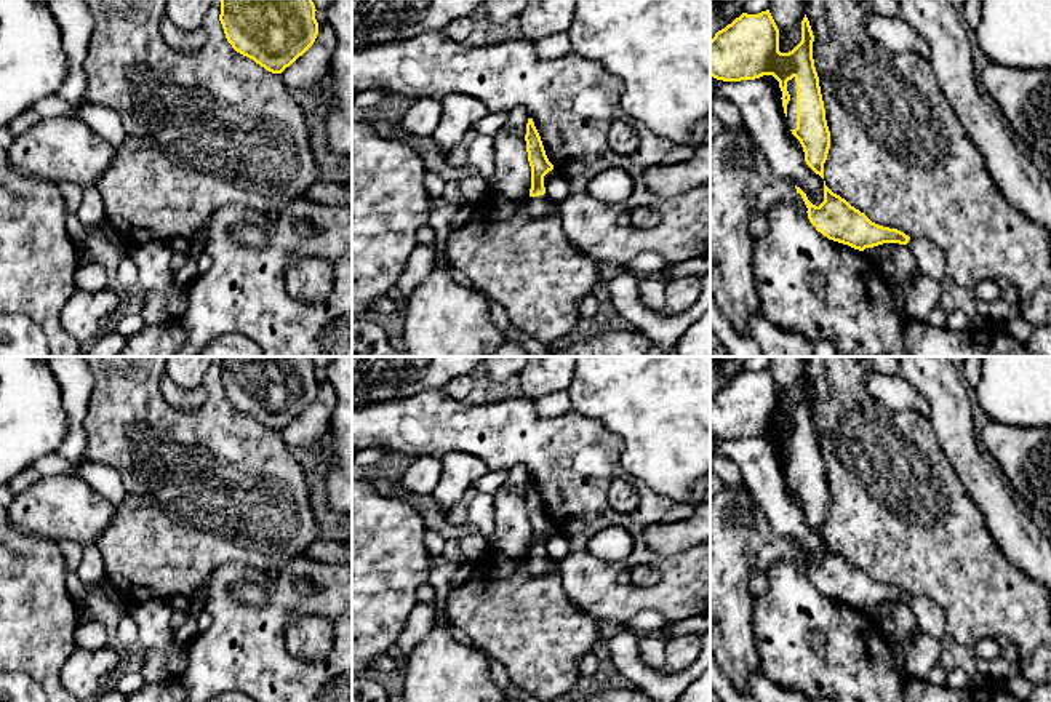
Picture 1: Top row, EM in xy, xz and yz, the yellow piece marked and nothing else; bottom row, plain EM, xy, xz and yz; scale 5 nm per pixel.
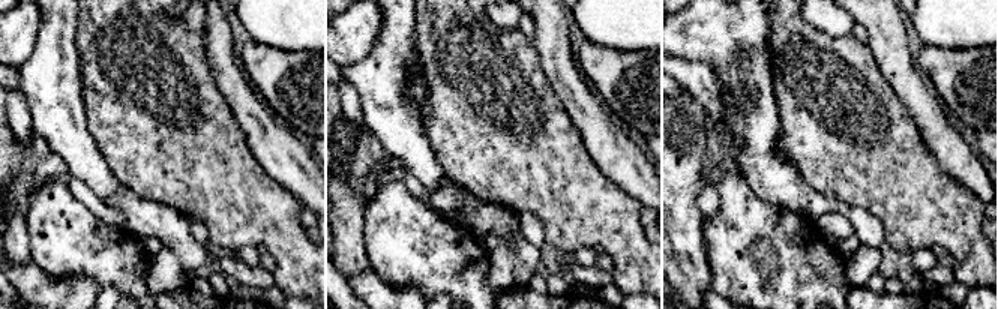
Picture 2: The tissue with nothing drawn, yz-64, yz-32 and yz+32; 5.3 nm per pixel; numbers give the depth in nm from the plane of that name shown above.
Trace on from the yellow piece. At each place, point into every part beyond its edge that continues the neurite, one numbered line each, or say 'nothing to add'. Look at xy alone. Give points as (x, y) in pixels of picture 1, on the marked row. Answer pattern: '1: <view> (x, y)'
nothing to add

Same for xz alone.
1: xz (538, 205)

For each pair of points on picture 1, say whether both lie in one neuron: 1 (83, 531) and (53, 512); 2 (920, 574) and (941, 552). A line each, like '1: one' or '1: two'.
1: one
2: one

